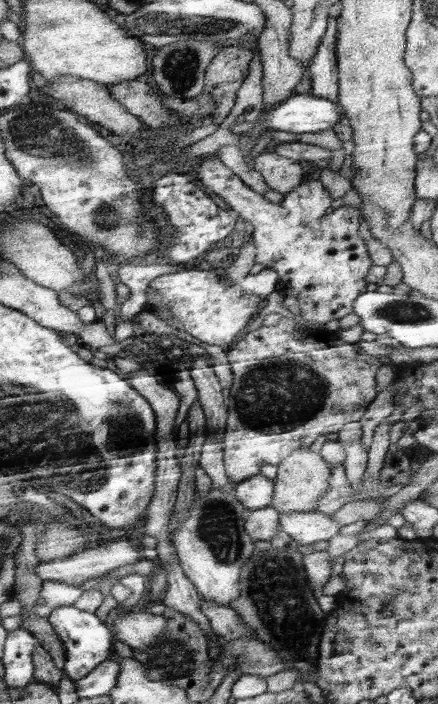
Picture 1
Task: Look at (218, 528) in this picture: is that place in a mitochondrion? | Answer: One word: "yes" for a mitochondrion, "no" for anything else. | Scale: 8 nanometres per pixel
yes

